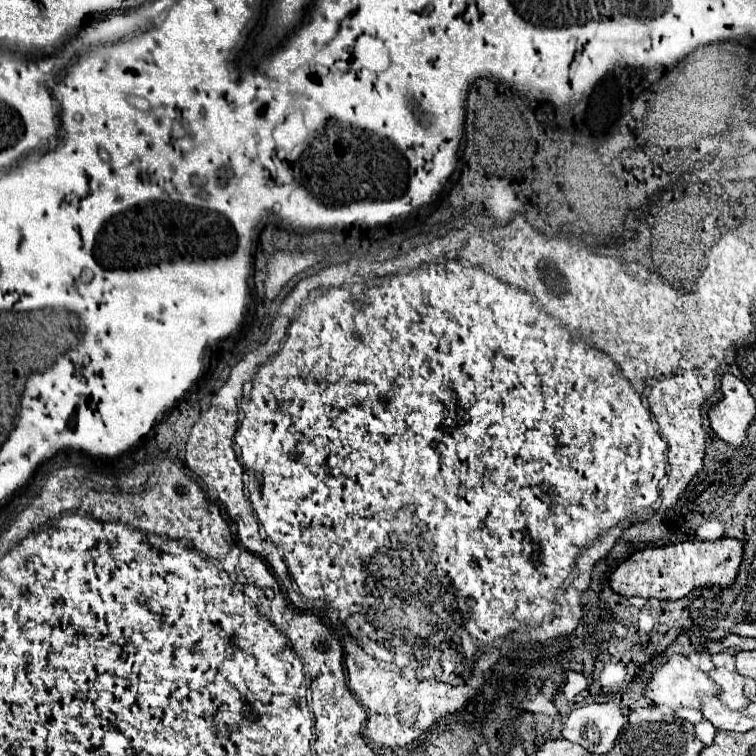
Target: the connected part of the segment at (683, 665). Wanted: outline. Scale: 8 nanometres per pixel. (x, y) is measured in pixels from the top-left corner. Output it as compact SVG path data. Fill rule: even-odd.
M671 655L653 671L645 687L645 695L655 705L667 705L671 709L699 709L699 693L717 693L717 685L685 655Z

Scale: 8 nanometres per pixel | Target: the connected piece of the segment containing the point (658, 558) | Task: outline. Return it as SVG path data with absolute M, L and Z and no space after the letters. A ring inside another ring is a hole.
M737 539L683 541L665 547L653 547L633 553L609 577L611 589L623 597L643 599L683 599L693 587L731 585L743 559L743 543Z

